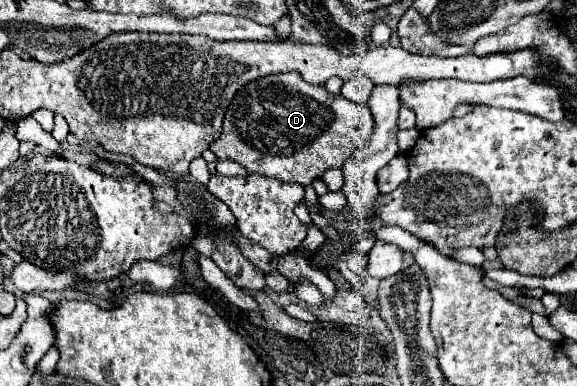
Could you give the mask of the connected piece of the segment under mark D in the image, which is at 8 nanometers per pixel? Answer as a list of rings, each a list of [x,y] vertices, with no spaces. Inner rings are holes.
[[[276,73],[266,75],[256,81],[250,81],[236,93],[226,115],[224,127],[218,141],[212,143],[210,151],[218,159],[230,159],[244,165],[252,173],[260,173],[266,177],[278,177],[286,183],[302,183],[310,185],[316,177],[320,177],[330,167],[342,167],[356,149],[364,149],[372,135],[372,111],[368,105],[358,105],[342,95],[328,93],[322,85],[306,83],[300,73]]]

